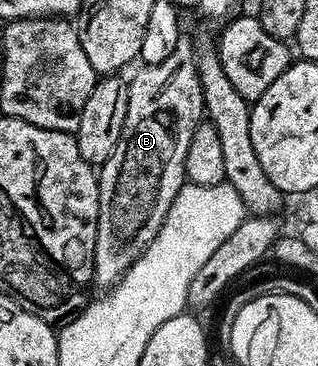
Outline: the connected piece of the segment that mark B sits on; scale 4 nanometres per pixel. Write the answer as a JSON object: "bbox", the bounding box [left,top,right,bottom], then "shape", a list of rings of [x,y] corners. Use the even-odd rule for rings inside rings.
{"bbox":[93,39,204,286],"shape":[[[182,39],[175,51],[167,55],[167,59],[154,65],[145,65],[131,77],[123,135],[115,151],[111,151],[111,159],[107,159],[107,163],[99,169],[99,227],[93,256],[94,286],[116,285],[135,263],[135,259],[141,257],[151,239],[155,239],[175,195],[186,184],[187,146],[191,144],[191,135],[202,124],[204,112],[203,91],[193,64],[193,47],[188,40]]]}

